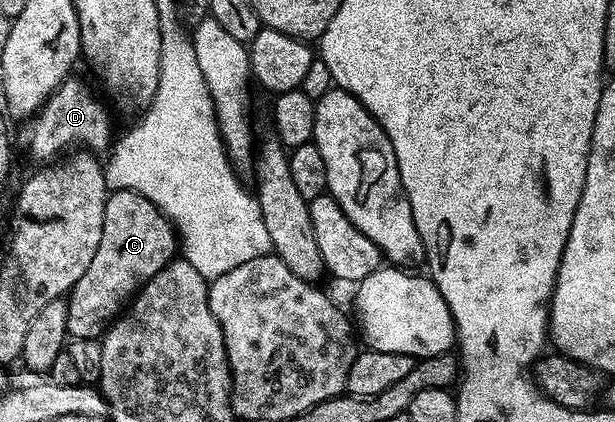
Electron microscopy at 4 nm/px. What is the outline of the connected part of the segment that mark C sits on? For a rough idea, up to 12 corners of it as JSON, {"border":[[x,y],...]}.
{"border":[[110,192],[103,236],[67,294],[70,338],[100,338],[179,253],[143,195]]}

